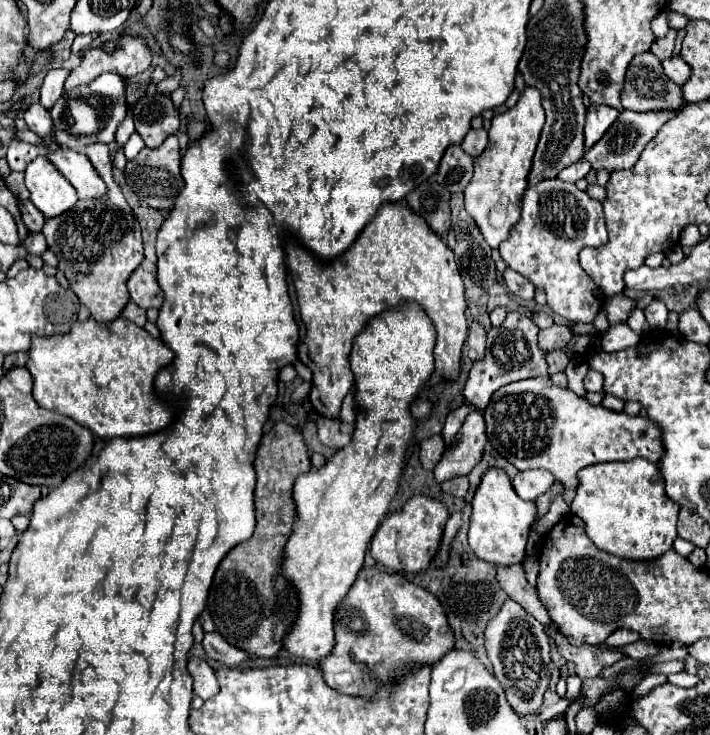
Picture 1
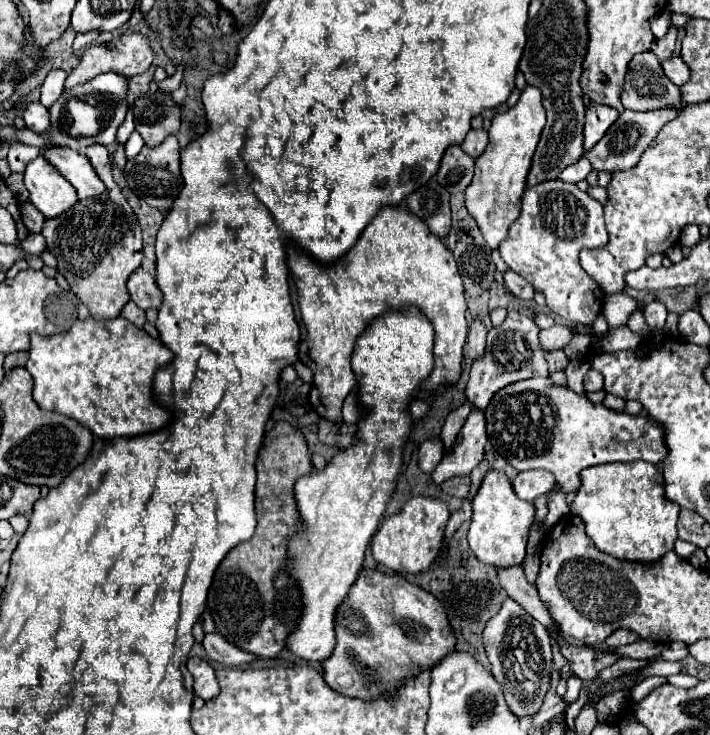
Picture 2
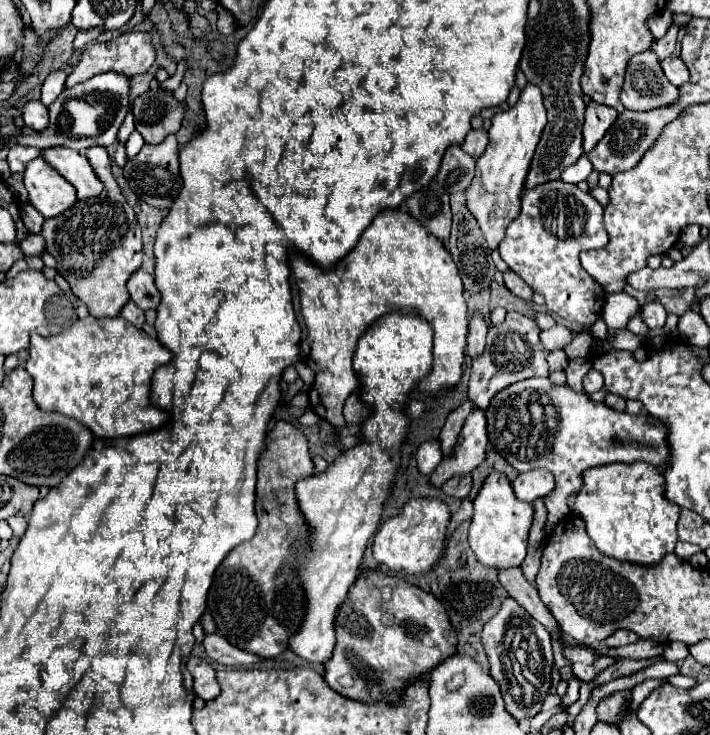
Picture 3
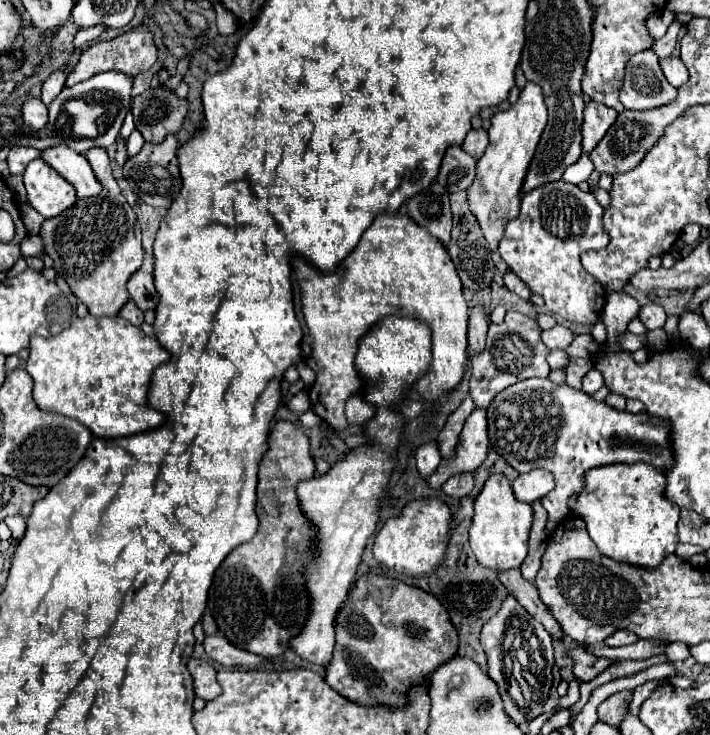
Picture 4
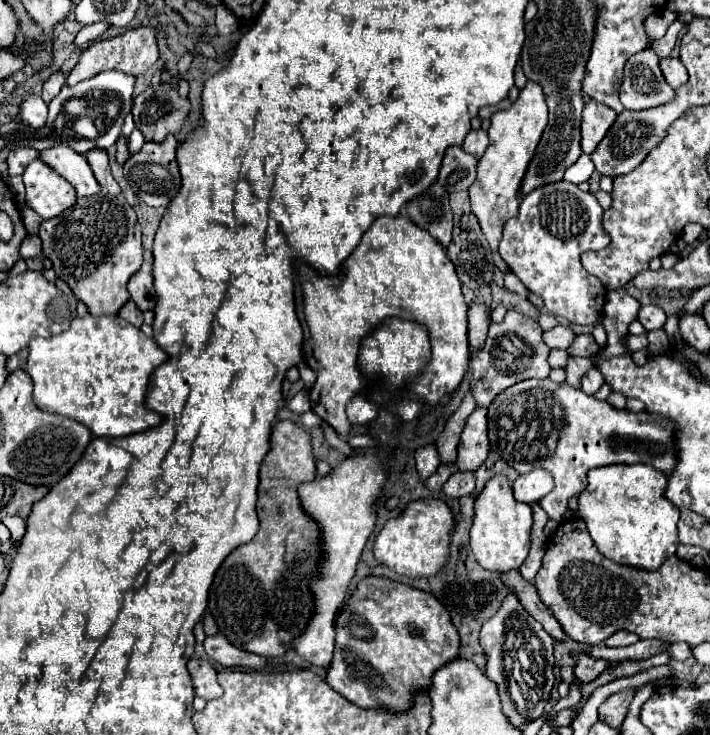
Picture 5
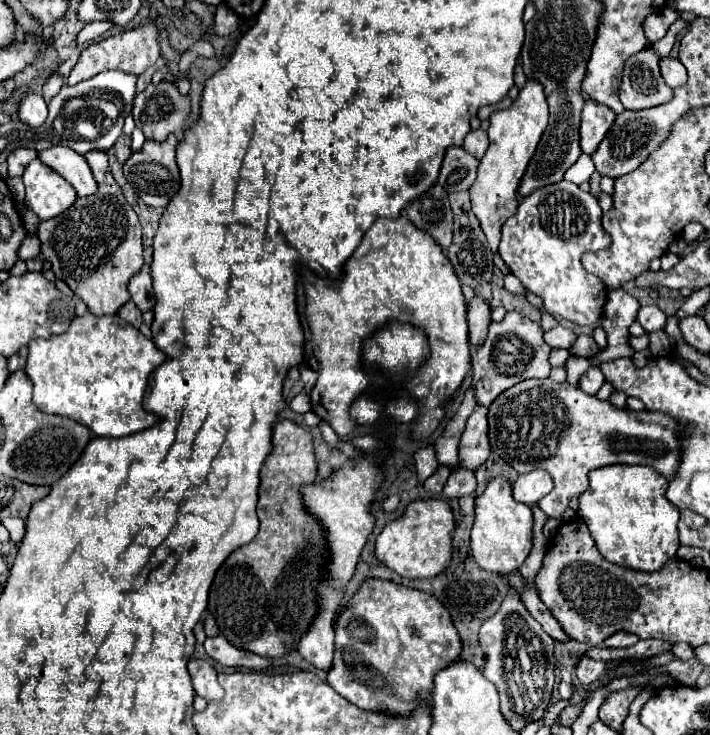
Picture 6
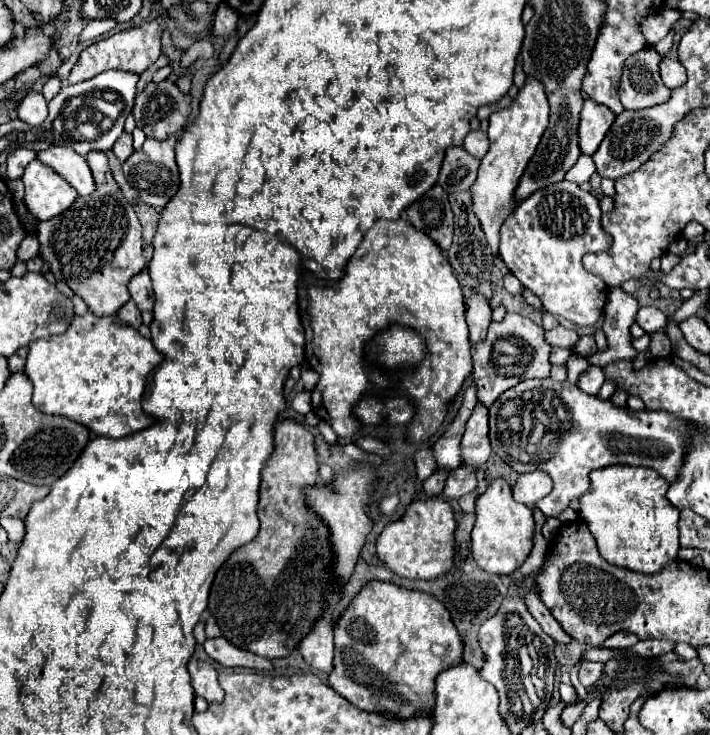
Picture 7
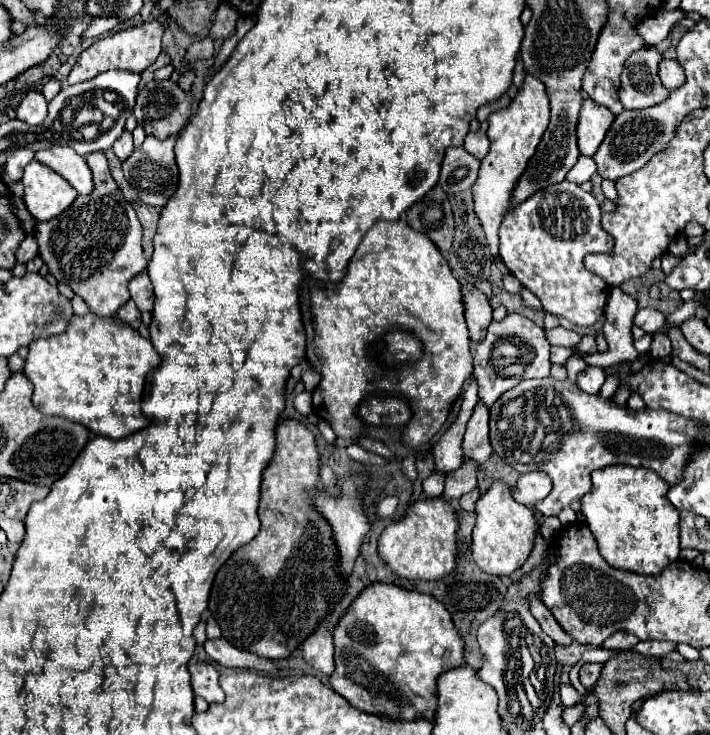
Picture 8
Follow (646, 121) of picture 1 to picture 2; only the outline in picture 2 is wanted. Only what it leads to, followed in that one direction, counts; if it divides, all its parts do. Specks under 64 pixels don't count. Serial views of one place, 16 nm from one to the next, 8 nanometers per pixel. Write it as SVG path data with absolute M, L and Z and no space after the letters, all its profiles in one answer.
M624 110L618 120L608 128L608 132L604 134L604 138L592 148L588 150L584 156L590 160L594 170L606 170L606 172L618 172L618 170L630 170L632 164L636 164L644 152L644 148L648 148L648 144L656 138L656 134L660 132L660 128L670 122L672 118L678 116L678 110L652 110L652 112L632 112L632 110Z

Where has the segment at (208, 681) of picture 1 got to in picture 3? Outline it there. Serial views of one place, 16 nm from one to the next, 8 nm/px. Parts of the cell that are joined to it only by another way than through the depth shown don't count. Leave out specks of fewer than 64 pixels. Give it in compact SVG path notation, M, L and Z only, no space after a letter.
M190 658L188 670L194 676L194 692L202 700L212 700L216 694L220 694L220 686L216 682L214 668L202 660L202 658Z

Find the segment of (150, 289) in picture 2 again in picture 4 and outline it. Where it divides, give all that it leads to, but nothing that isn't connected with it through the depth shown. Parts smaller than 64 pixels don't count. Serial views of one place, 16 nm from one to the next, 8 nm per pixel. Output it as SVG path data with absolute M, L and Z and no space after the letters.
M142 266L138 272L130 276L128 292L140 310L150 310L158 306L158 292L154 288L154 276L152 276L152 270L146 270L146 266Z

